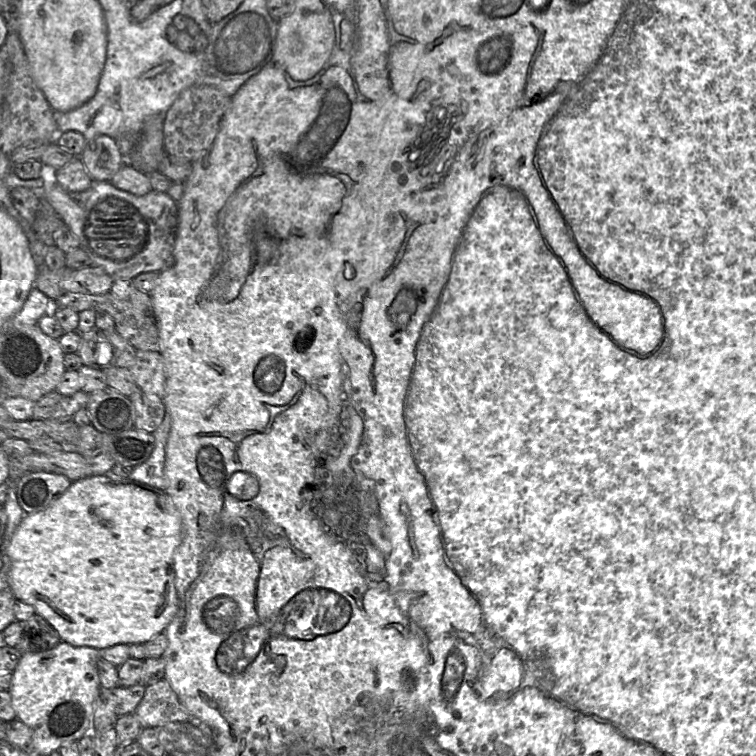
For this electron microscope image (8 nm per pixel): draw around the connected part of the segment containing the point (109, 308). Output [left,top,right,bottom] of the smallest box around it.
[52,290,160,352]

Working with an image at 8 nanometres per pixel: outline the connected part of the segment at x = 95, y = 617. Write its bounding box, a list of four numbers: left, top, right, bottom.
[6,474,183,650]

